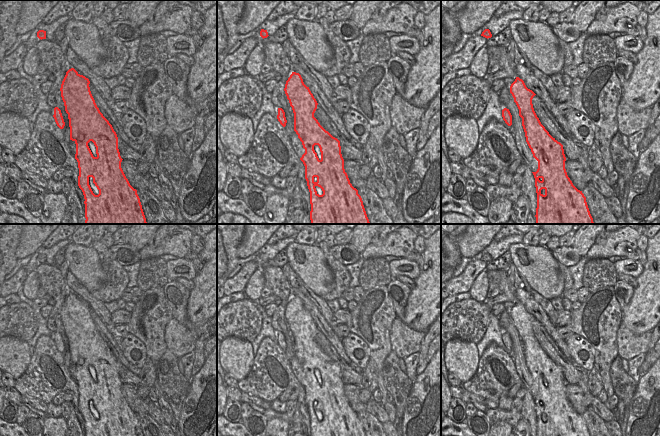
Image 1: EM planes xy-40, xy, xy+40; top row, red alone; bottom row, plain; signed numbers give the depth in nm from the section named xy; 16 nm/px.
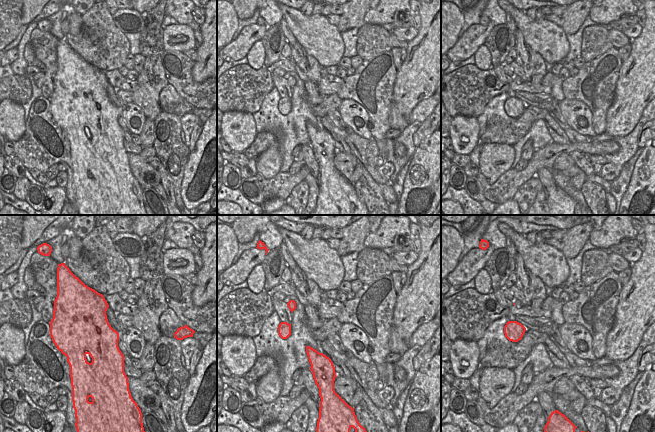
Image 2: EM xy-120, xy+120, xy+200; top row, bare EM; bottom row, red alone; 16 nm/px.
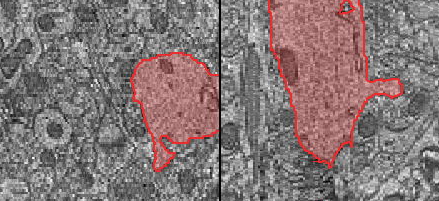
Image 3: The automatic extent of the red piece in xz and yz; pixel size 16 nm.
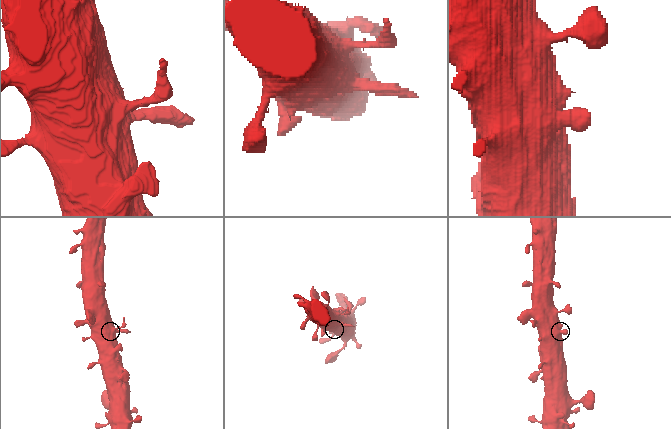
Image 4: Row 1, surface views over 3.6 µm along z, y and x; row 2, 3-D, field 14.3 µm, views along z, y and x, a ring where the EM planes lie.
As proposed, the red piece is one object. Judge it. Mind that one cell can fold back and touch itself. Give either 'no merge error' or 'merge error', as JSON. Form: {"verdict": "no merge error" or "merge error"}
{"verdict": "no merge error"}

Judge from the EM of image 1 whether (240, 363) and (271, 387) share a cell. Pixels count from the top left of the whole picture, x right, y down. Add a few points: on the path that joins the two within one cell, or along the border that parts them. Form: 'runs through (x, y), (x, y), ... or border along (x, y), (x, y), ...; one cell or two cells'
border along (255, 356), (251, 370), (238, 381); two cells

